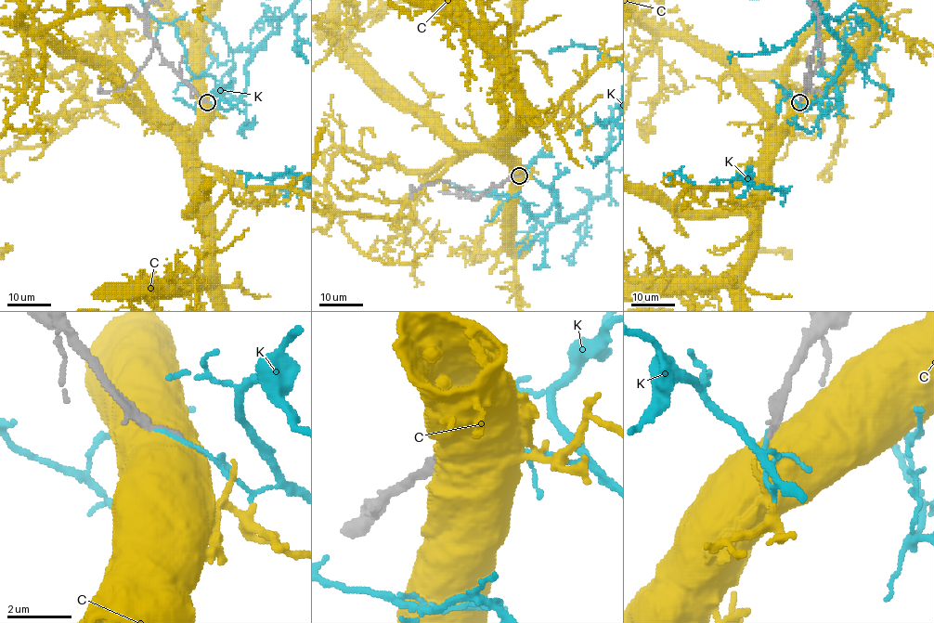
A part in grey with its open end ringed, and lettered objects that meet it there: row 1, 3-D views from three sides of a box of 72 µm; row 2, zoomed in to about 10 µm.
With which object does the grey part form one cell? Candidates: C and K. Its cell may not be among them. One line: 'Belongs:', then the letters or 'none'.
Belongs: none

